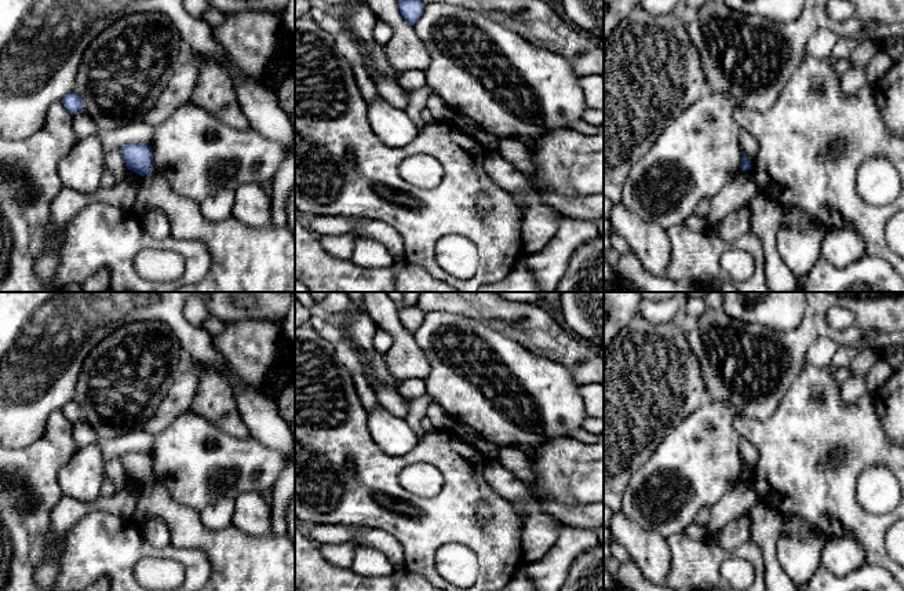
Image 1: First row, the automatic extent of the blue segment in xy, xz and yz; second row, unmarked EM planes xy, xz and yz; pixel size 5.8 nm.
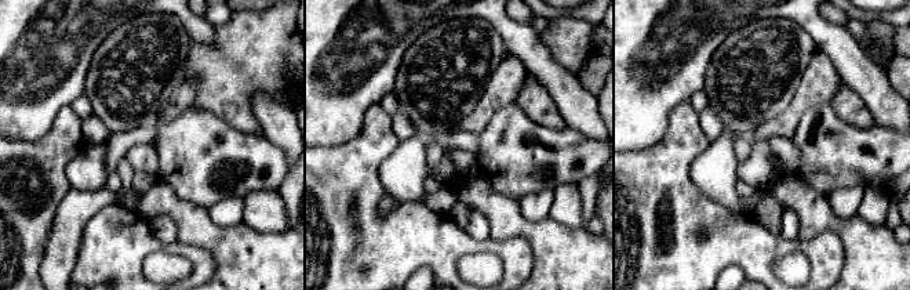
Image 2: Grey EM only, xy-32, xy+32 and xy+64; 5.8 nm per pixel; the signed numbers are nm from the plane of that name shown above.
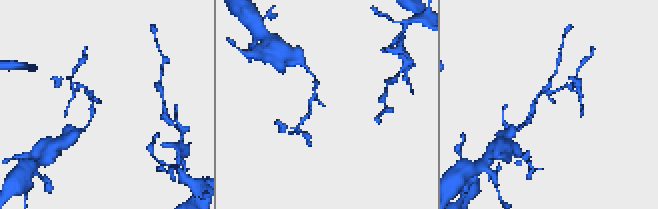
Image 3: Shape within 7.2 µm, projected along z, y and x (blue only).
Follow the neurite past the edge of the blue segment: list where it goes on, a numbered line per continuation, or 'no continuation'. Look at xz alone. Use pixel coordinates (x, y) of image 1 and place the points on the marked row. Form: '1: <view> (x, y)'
no continuation

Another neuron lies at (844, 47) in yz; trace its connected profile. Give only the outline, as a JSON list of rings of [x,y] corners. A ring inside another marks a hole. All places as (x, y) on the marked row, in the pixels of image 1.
[[[852,37],[839,39],[834,47],[830,61],[835,63],[839,59],[849,59],[853,50],[860,44],[860,41]]]

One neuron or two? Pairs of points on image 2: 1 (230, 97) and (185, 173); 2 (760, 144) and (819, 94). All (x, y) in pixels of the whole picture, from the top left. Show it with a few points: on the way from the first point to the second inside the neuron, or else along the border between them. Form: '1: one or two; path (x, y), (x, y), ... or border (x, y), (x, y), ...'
1: two; border (195, 105), (213, 112), (233, 127), (247, 133)
2: one; path (771, 127), (803, 95)

